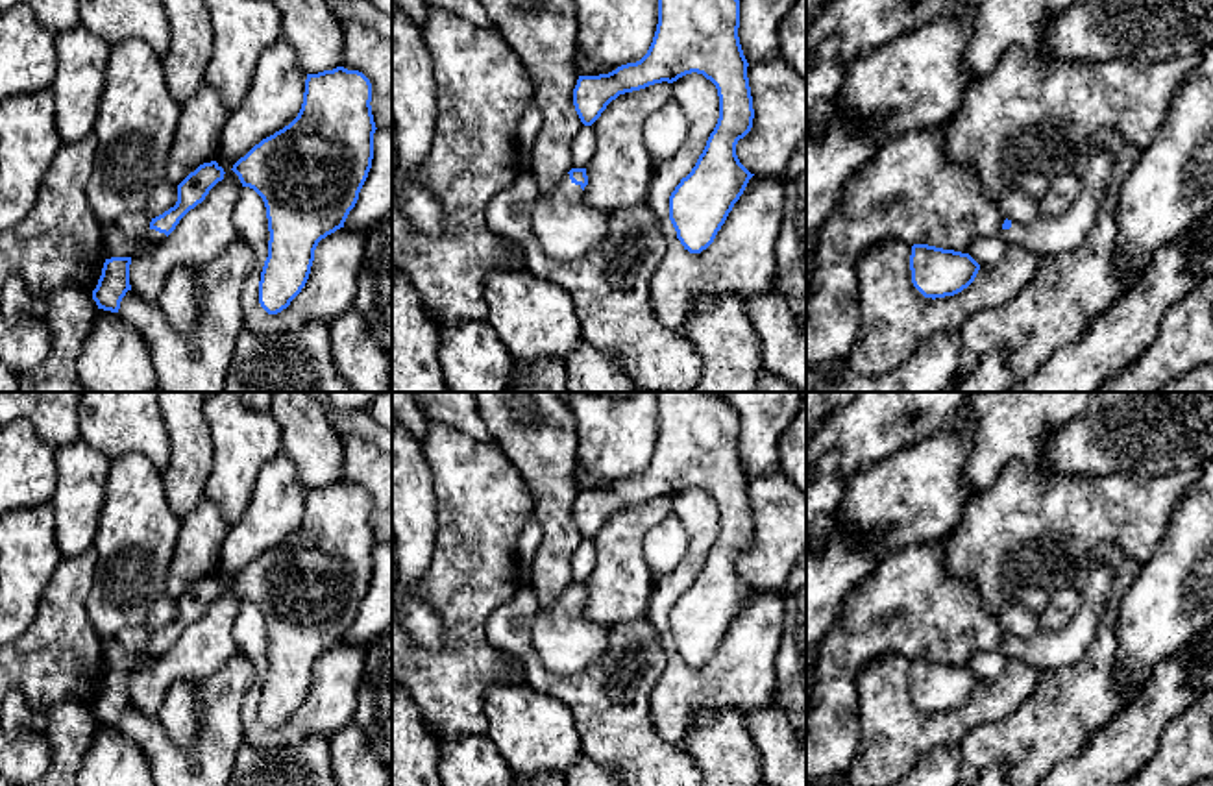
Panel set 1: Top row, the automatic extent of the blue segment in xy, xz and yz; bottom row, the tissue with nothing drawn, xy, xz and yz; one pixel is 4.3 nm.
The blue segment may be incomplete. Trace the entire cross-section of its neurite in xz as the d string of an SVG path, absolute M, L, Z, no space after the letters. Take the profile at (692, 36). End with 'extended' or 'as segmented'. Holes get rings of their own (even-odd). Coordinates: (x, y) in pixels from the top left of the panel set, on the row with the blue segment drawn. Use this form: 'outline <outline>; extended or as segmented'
outline M658 0L658 24L647 54L640 61L621 65L608 74L579 76L573 89L575 111L584 126L592 126L606 105L625 92L662 81L673 83L692 72L703 74L716 85L719 96L717 124L692 172L680 179L669 196L669 220L677 239L690 253L701 253L714 242L754 176L736 155L736 144L751 131L754 118L747 78L749 63L740 44L738 28L740 0Z; as segmented

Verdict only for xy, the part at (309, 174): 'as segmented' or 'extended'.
as segmented

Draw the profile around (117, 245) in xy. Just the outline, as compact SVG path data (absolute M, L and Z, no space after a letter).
M115 222L104 224L102 233L107 259L133 257L137 253L137 244L129 242Z

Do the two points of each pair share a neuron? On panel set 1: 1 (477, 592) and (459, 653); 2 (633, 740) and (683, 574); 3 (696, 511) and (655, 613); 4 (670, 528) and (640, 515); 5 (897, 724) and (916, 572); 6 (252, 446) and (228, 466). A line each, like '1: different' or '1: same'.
1: same
2: different
3: same
4: different
5: different
6: same

